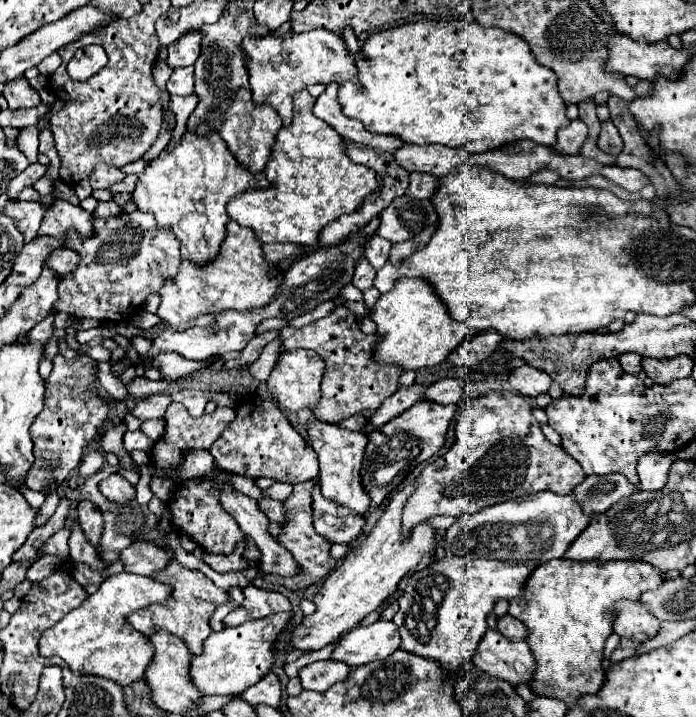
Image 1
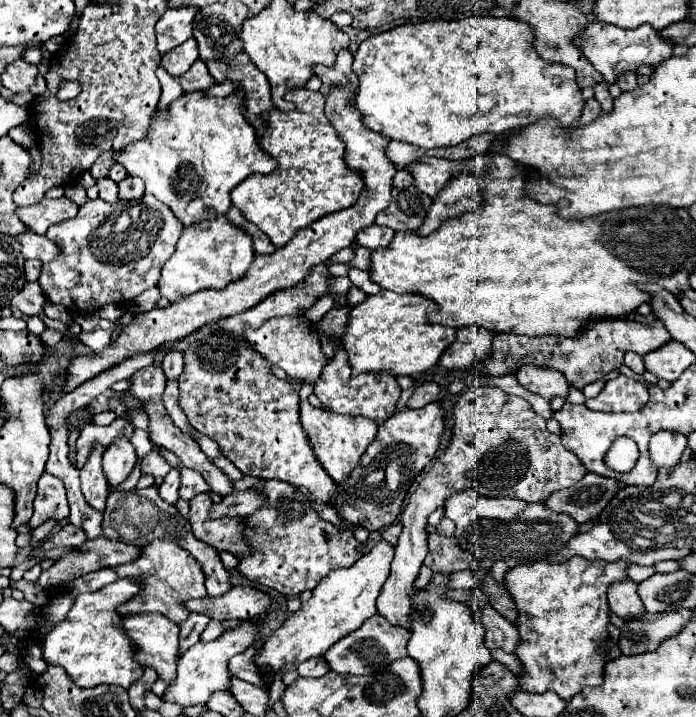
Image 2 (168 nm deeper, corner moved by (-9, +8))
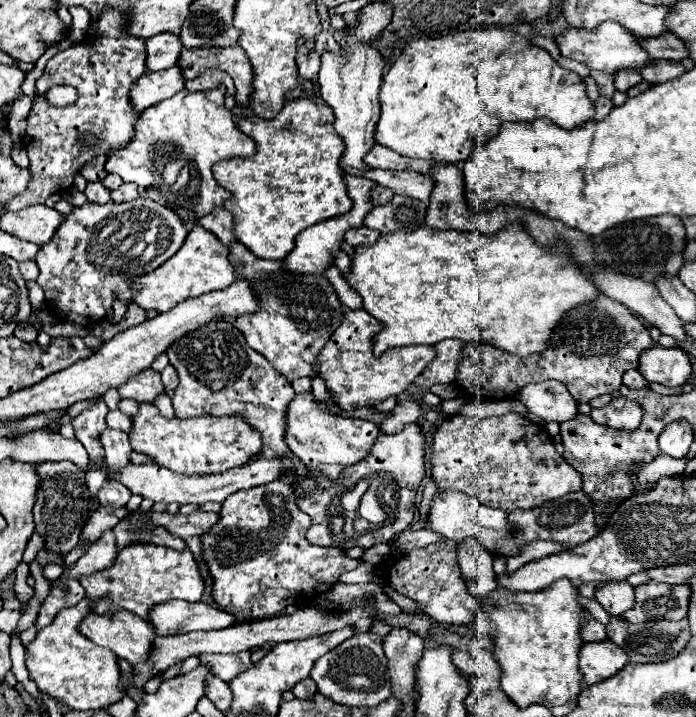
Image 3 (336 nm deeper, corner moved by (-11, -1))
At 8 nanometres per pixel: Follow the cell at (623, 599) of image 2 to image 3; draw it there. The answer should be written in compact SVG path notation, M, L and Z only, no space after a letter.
M624 580L624 582L608 582L608 584L598 584L594 600L602 604L602 608L608 614L622 616L626 610L634 606L634 588Z

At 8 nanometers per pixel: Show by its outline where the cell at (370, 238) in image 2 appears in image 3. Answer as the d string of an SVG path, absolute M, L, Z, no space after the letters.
M360 226L360 228L350 228L344 236L344 240L350 244L350 246L362 246L362 244L374 244L374 240L380 236L380 232L376 230L370 230L366 226Z

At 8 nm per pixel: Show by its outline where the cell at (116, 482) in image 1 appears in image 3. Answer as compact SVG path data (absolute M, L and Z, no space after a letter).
M106 428L100 434L100 442L102 442L102 448L104 448L106 464L110 468L124 468L126 464L130 464L128 454L132 452L132 448L130 448L130 440L128 440L126 432Z

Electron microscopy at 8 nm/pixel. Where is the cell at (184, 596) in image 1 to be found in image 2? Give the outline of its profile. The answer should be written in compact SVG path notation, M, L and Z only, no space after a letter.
M170 541L148 543L136 561L118 565L116 571L118 571L118 577L142 579L142 591L120 607L118 613L122 613L122 615L156 611L156 613L162 613L164 617L168 617L170 621L174 621L176 625L180 625L190 615L186 611L186 601L206 597L206 587L204 587L206 577L204 577L202 565L188 551L184 551L182 547L178 547L176 543L170 543Z

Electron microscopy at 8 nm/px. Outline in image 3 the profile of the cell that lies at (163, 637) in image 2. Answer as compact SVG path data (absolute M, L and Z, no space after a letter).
M116 610L112 614L94 614L94 612L90 612L80 622L78 628L80 628L80 634L84 634L96 646L110 648L118 658L124 658L130 664L144 662L150 656L152 640L156 638L156 634L152 632L152 624L148 620L140 620L140 616L132 616L132 612L126 612L126 610Z

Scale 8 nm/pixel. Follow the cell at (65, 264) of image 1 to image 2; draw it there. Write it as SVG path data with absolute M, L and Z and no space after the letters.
M32 231L18 235L22 243L22 253L26 259L40 259L42 263L50 263L50 259L58 257L60 247L56 243L50 243L44 235L34 235Z

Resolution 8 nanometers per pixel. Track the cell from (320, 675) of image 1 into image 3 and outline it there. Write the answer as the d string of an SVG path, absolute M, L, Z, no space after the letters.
M306 678L306 680L298 682L298 684L294 686L292 694L294 694L294 698L298 698L298 700L312 700L312 696L316 694L316 684L314 684L314 680L312 680L312 678Z

